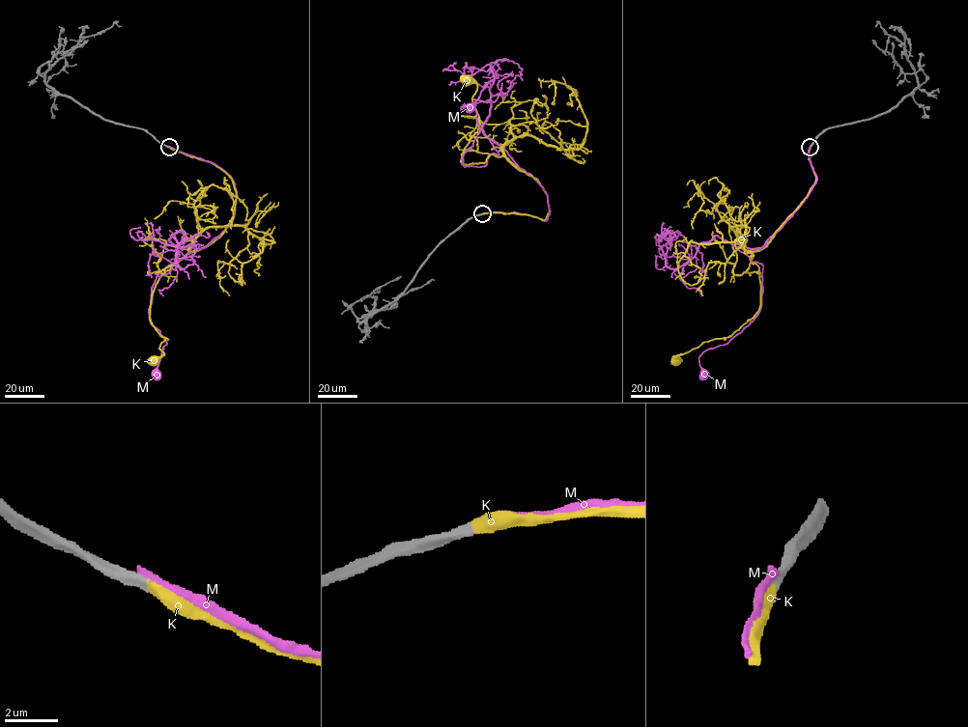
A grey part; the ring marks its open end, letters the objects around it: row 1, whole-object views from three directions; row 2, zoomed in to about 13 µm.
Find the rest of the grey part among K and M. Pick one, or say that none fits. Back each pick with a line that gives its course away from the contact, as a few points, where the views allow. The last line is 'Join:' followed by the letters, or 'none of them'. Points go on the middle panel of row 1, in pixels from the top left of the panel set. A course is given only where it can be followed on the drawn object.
K: Its course: (482, 213), (544, 219), (549, 207), (536, 180), (503, 155), (463, 163), (479, 125), (476, 84), (467, 79)
Join: K

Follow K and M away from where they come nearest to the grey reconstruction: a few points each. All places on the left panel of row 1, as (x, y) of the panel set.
K: (169, 147), (221, 169), (236, 202), (218, 237), (159, 277), (150, 320), (166, 339), (154, 359)
M: (168, 146), (219, 166), (237, 197), (217, 237), (178, 247), (185, 257), (154, 282), (156, 374)

